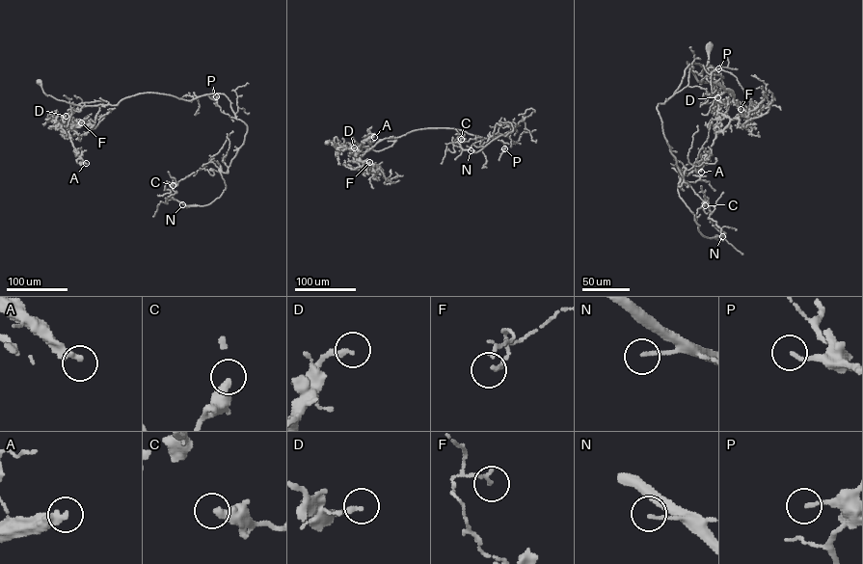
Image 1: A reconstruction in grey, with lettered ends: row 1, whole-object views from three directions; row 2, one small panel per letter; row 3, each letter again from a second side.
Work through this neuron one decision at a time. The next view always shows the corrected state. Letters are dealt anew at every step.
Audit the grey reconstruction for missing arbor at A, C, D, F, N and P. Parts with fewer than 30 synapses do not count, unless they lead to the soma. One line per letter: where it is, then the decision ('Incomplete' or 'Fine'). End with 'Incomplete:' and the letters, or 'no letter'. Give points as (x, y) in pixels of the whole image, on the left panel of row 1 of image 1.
A: Place: (86, 163). Incomplete
C: Place: (173, 185). Fine
D: Place: (66, 116). Fine
F: Place: (81, 122). Fine
N: Place: (182, 204). Incomplete
P: Place: (216, 96). Fine
Incomplete: A, N

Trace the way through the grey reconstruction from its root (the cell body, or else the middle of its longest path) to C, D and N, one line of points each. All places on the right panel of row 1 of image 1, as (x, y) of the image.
C: (710, 46), (720, 85), (687, 62), (702, 71), (657, 107), (679, 196), (725, 236), (705, 205)
D: (710, 46), (710, 76), (732, 94), (739, 115), (727, 117), (727, 107), (717, 97)
N: (710, 46), (720, 85), (687, 62), (702, 71), (690, 64), (657, 110), (679, 196), (704, 236), (722, 236)

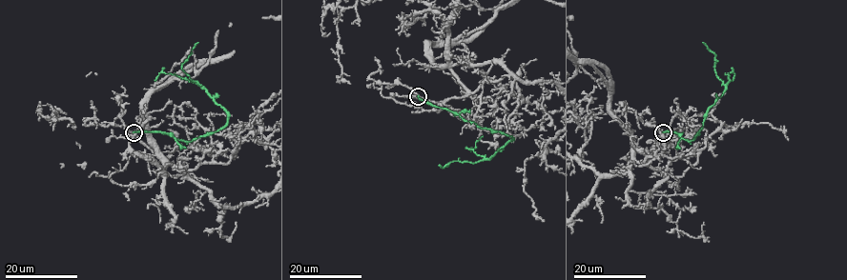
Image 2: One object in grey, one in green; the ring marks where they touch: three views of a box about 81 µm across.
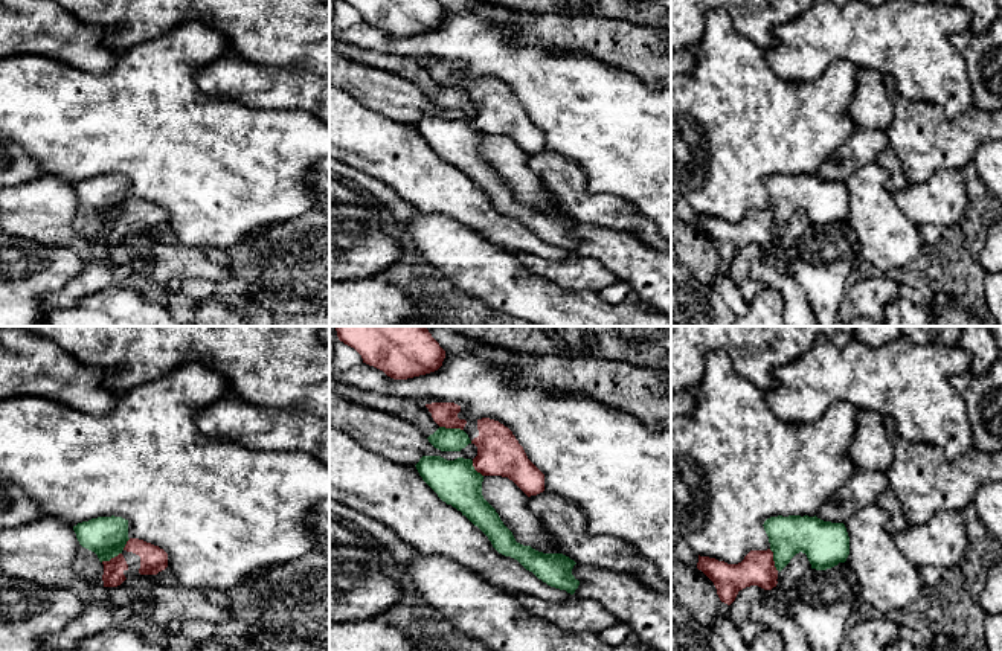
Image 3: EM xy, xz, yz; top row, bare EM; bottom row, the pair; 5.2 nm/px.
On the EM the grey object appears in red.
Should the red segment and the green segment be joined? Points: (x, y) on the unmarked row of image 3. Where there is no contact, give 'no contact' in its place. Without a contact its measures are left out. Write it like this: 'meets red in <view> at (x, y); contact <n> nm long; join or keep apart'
meets red in xz at (452, 86); contact 130 nm long; keep apart

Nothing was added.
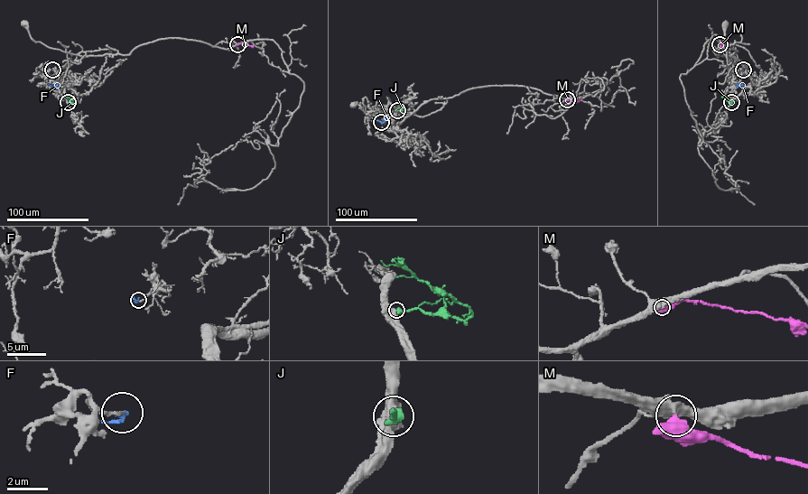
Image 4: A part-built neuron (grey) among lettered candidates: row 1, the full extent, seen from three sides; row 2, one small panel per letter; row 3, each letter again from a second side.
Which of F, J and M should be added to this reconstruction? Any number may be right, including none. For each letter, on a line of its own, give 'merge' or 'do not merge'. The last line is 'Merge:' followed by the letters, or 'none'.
F: do not merge
J: merge
M: do not merge
Merge: J

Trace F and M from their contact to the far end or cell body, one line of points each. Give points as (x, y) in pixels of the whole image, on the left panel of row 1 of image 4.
F: (52, 69), (51, 85), (58, 85), (55, 86)
M: (237, 44), (253, 47)

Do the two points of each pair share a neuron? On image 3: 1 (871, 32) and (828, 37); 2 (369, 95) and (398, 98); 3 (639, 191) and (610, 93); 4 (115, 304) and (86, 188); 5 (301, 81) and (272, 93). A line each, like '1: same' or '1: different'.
1: same
2: same
3: same
4: different
5: same

